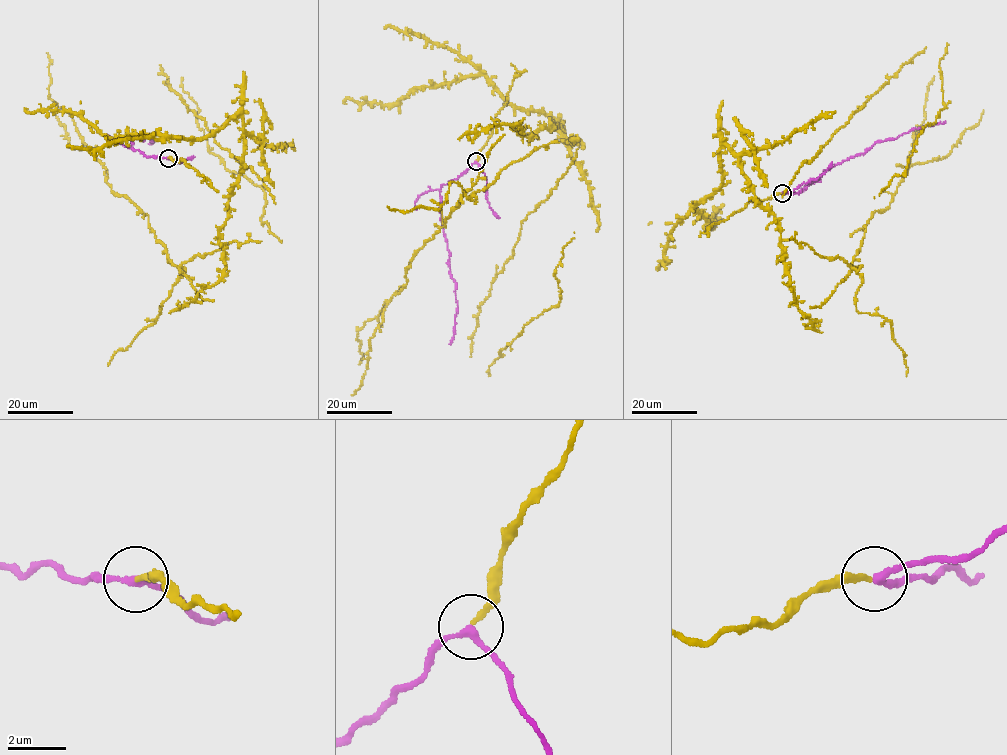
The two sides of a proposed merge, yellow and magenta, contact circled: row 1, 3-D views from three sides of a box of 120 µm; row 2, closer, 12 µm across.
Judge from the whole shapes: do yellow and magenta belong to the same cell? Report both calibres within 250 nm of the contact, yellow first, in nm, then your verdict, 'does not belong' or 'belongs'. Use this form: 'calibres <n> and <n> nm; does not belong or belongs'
calibres 170 and 220 nm; belongs

